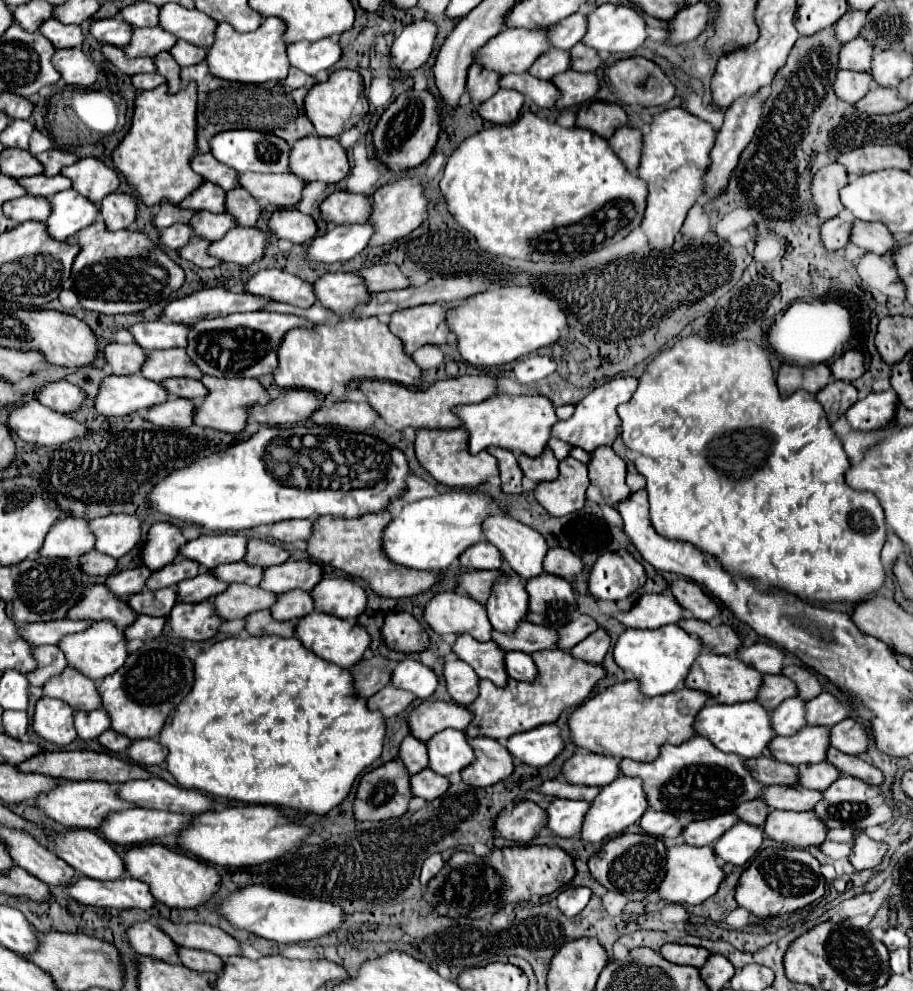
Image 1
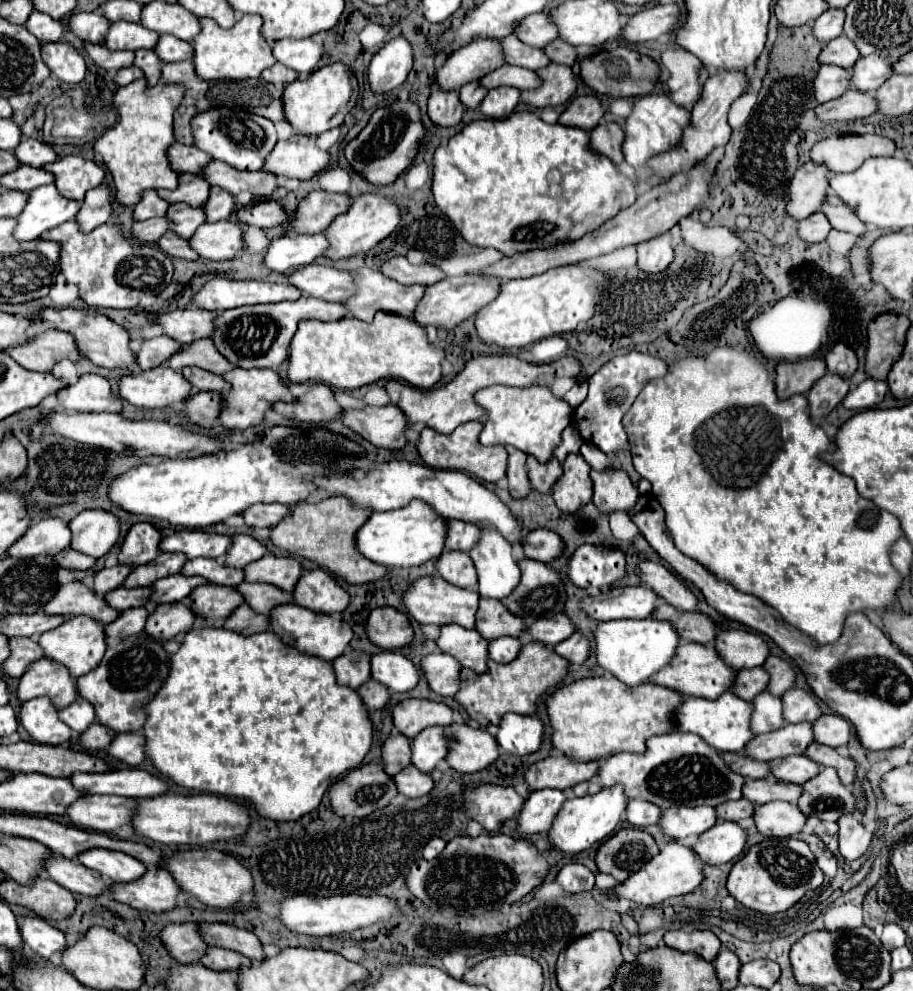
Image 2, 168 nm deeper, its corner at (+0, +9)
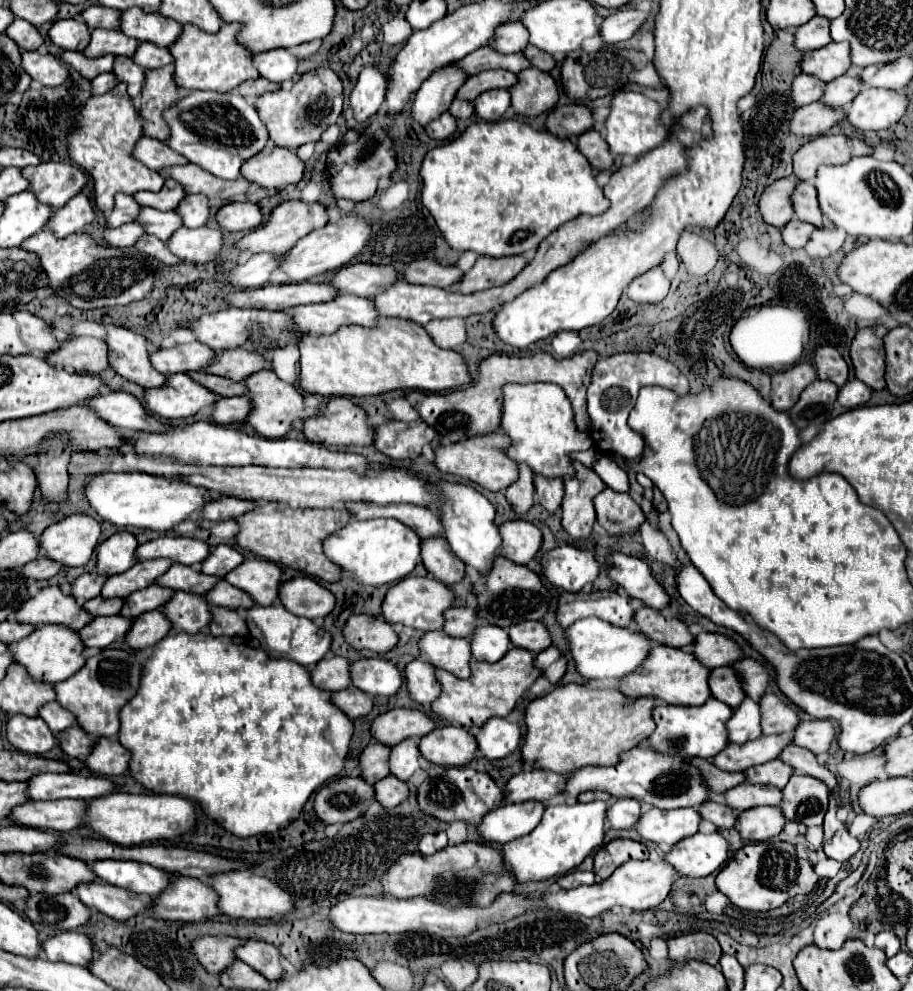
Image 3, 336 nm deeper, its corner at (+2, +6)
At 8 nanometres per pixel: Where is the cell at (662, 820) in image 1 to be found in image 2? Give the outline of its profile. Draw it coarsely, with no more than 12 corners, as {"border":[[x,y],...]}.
{"border":[[630,801],[626,821],[634,827],[656,825],[660,807],[646,801]]}

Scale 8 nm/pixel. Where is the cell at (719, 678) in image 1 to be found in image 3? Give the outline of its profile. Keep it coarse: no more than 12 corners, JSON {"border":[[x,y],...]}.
{"border":[[654,644],[620,678],[626,698],[700,706],[708,674],[692,652]]}

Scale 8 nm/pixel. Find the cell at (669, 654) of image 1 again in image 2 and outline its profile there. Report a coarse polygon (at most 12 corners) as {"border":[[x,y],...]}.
{"border":[[620,619],[596,629],[598,663],[628,687],[670,665],[672,623]]}

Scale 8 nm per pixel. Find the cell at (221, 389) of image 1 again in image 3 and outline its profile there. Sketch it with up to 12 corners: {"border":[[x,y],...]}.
{"border":[[272,370],[246,378],[254,404],[248,424],[284,438],[318,416],[304,396]]}

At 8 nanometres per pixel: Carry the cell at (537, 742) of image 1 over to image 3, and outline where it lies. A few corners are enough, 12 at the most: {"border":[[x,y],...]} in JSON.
{"border":[[490,718],[474,736],[484,758],[512,754],[520,728]]}

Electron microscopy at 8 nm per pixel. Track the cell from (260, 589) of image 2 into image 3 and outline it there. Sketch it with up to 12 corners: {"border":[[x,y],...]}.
{"border":[[220,580],[204,598],[212,606],[246,612],[254,600]]}

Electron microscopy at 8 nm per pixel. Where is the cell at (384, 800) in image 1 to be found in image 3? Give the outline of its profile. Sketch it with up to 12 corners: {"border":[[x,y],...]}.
{"border":[[344,776],[318,790],[314,812],[324,824],[364,814],[372,786]]}

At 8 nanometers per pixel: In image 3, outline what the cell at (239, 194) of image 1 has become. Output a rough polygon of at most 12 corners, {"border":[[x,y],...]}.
{"border":[[184,196],[174,212],[182,226],[200,228],[210,216],[208,198]]}

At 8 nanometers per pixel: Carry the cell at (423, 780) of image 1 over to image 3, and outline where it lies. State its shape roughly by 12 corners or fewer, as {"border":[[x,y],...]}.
{"border":[[386,776],[374,784],[374,796],[388,810],[408,798],[406,782]]}

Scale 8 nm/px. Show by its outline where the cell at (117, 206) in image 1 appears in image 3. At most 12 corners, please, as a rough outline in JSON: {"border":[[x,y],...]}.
{"border":[[86,194],[56,208],[46,224],[54,236],[80,232],[94,220]]}

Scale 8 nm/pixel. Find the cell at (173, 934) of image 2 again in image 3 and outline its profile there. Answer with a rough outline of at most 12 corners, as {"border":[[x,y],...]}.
{"border":[[244,938],[194,940],[192,950],[208,972],[220,974],[236,960]]}

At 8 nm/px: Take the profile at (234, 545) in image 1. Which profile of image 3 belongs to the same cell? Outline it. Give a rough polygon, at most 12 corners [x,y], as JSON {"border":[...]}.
{"border":[[162,536],[136,550],[138,560],[168,558],[192,566],[210,546],[184,536]]}

